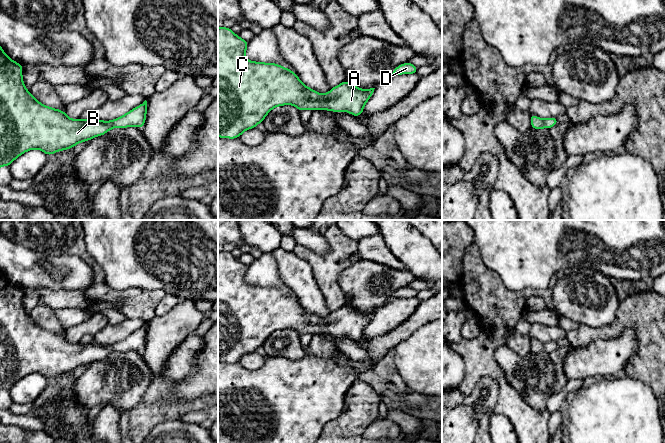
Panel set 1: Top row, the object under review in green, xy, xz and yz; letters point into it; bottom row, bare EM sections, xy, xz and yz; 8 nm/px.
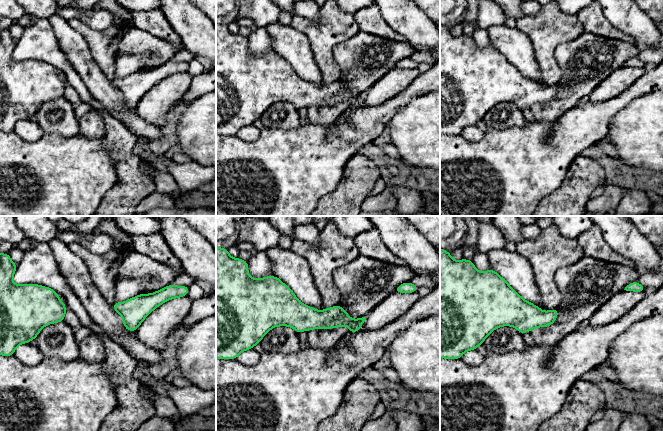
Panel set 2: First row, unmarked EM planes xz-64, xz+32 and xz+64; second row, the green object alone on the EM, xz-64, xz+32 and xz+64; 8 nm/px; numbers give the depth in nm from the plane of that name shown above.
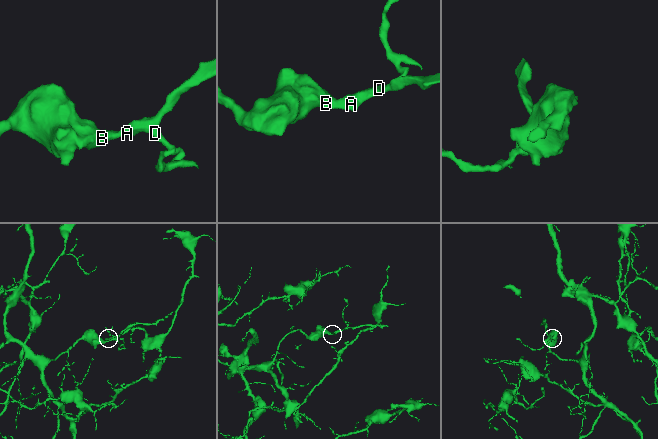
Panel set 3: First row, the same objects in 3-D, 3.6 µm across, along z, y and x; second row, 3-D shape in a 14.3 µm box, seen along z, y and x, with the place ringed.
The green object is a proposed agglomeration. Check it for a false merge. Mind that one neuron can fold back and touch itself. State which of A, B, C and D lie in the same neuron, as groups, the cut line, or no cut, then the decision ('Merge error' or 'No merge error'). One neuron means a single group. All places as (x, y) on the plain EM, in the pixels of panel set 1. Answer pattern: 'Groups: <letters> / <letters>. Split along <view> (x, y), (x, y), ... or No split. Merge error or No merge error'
Groups: A B C D. No split. No merge error

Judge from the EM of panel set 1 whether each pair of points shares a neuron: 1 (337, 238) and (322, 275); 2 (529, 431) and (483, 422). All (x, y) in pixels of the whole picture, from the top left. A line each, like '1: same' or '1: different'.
1: same
2: different

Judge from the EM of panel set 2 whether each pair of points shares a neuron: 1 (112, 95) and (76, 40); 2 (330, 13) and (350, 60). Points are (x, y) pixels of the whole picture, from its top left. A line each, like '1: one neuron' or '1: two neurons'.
1: one neuron
2: two neurons

